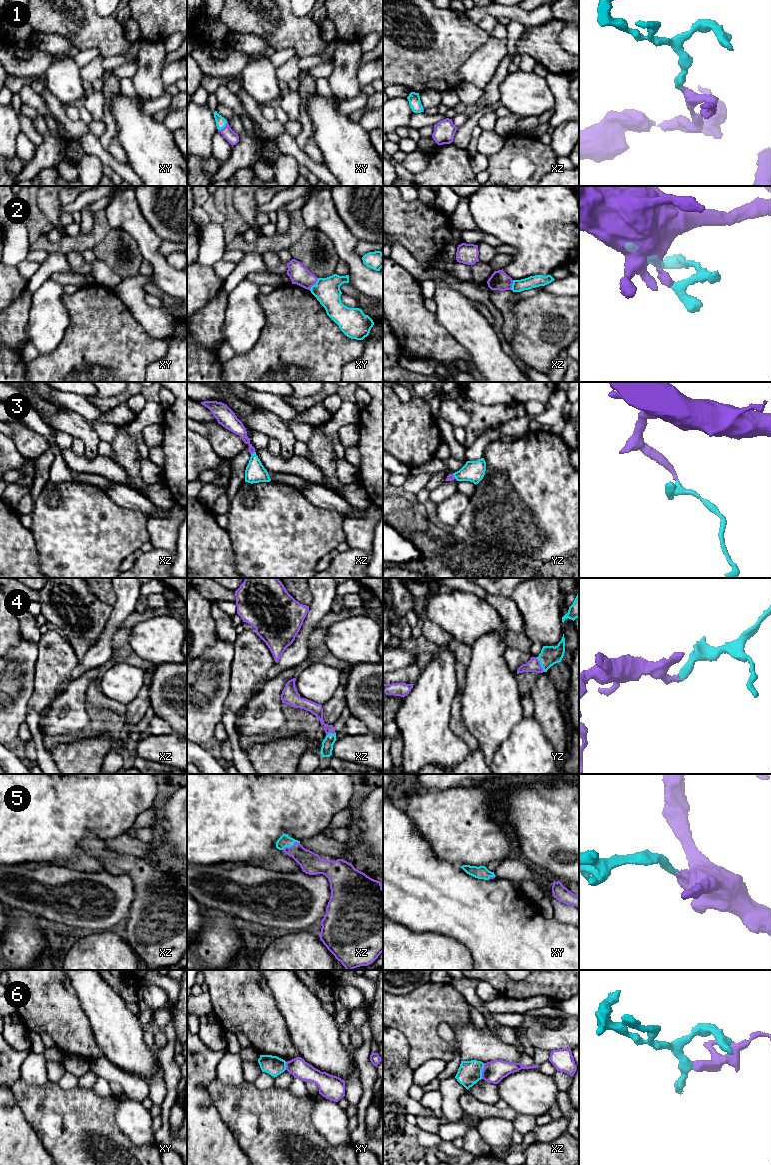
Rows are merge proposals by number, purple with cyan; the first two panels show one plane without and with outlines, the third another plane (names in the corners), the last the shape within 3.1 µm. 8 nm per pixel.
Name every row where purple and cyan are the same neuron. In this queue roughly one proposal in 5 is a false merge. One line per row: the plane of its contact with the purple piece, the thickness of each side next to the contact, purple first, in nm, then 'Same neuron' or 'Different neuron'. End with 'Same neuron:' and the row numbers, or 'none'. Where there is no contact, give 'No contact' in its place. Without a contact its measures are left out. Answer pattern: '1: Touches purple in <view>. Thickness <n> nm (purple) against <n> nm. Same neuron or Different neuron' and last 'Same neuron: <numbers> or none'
1: Touches purple in xy. Thickness 90 nm (purple) against 90 nm. Same neuron
2: Touches purple in xy. Thickness 150 nm (purple) against 200 nm. Different neuron
3: Touches purple in xz. Thickness 110 nm (purple) against 160 nm. Same neuron
4: Touches purple in yz. Thickness 110 nm (purple) against 160 nm. Same neuron
5: Touches purple in xz. Thickness 170 nm (purple) against 100 nm. Same neuron
6: Touches purple in xz. Thickness 170 nm (purple) against 190 nm. Different neuron
Same neuron: 1, 3, 4, 5

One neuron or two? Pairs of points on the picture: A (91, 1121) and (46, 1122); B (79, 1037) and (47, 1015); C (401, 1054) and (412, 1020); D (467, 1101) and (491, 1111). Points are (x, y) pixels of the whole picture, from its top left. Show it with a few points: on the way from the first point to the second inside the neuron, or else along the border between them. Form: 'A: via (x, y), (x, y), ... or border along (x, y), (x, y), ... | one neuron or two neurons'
A: via (80, 1121), (57, 1120) | one neuron
B: via (71, 1029), (55, 1015) | one neuron
C: border along (393, 1028), (400, 1031), (407, 1040), (409, 1061) | two neurons
D: via (473, 1107), (485, 1110) | one neuron

